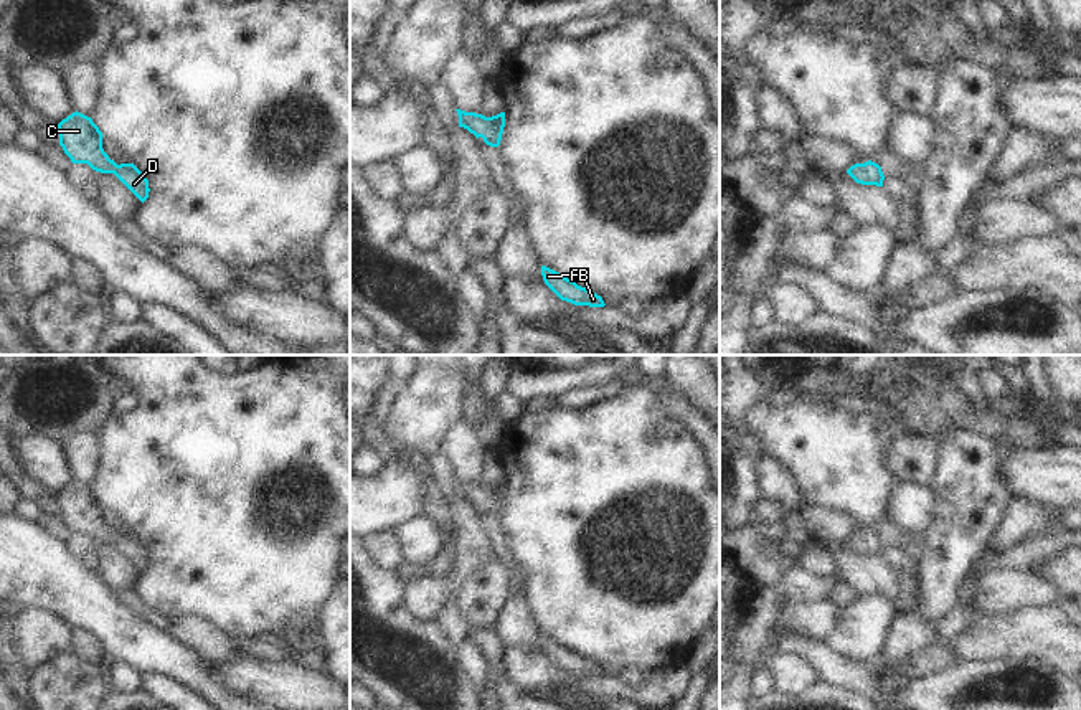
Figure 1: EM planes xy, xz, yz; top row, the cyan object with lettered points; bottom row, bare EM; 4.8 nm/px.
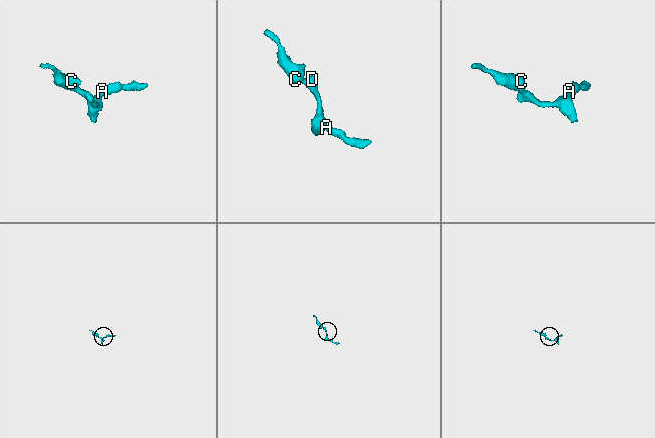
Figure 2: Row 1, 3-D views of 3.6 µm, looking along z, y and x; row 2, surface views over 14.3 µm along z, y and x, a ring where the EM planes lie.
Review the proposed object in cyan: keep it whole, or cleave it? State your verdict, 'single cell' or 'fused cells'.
single cell

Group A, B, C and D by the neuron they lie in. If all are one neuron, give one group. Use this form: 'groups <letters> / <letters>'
groups A B C D

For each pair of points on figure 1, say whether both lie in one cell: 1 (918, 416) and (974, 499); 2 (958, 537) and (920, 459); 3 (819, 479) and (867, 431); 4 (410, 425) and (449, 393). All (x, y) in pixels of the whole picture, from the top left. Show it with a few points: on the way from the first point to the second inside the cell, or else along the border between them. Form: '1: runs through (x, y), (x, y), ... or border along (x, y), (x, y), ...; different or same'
1: border along (971, 426), (948, 420), (931, 436); different
2: border along (936, 443), (936, 469), (926, 486); different
3: runs through (830, 468), (855, 443); same
4: runs through (420, 415), (439, 395); same

